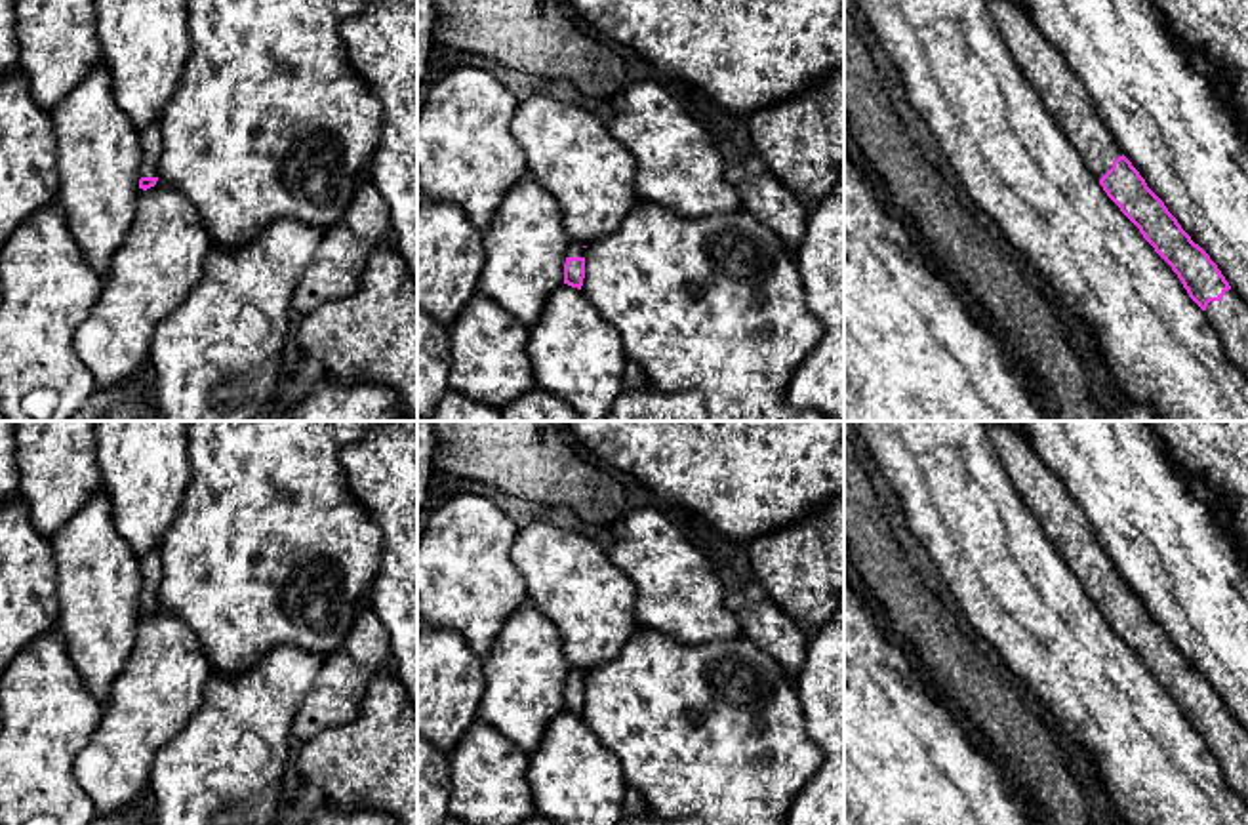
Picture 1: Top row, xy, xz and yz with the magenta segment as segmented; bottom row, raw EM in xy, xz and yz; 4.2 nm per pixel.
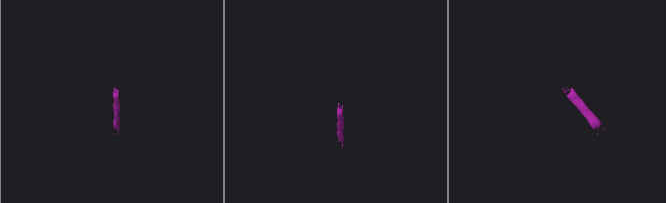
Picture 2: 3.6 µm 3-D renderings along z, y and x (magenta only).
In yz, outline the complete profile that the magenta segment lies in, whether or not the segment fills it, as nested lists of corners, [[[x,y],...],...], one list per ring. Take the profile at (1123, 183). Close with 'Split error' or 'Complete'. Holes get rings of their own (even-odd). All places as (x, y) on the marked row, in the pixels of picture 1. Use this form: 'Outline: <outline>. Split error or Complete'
Outline: [[[985,0],[985,4],[1046,111],[1099,179],[1107,196],[1172,267],[1189,297],[1214,324],[1229,358],[1248,379],[1248,305],[1122,154],[1097,118],[1082,82],[1037,30],[1027,11],[1014,0]]]. Split error

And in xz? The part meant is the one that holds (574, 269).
Outline: [[[570,242],[564,263],[564,284],[581,290],[585,278],[585,248]]]. Split error

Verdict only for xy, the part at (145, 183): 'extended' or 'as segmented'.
extended

